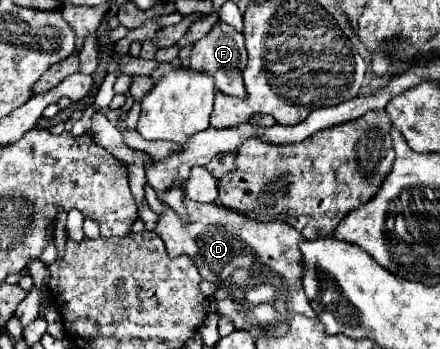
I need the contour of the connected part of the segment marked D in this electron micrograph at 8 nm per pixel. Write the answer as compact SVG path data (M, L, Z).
M184 197L184 205L188 213L186 221L166 203L162 203L164 213L156 221L154 231L162 237L168 257L190 255L198 261L200 275L212 283L220 283L220 279L228 281L232 271L238 267L252 267L252 273L262 277L262 283L270 283L286 297L286 311L290 315L302 313L306 317L316 317L302 289L302 259L298 259L298 241L302 241L302 235L294 231L294 227L282 221L258 223L254 219L246 219L240 211L218 205L216 201L196 203Z

